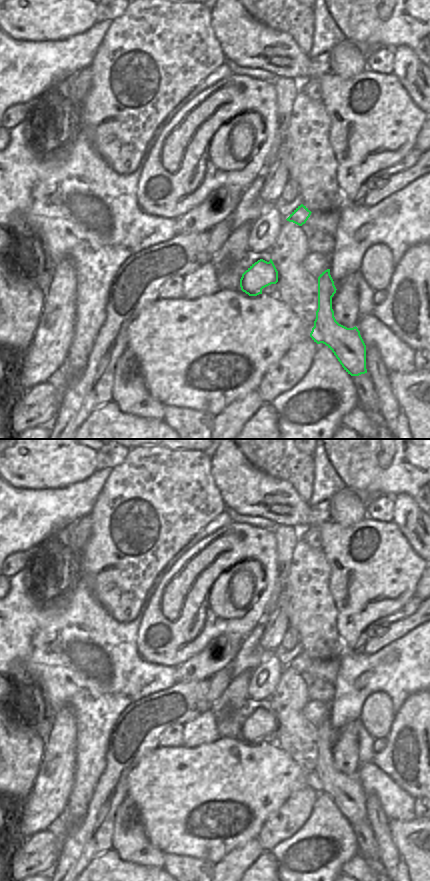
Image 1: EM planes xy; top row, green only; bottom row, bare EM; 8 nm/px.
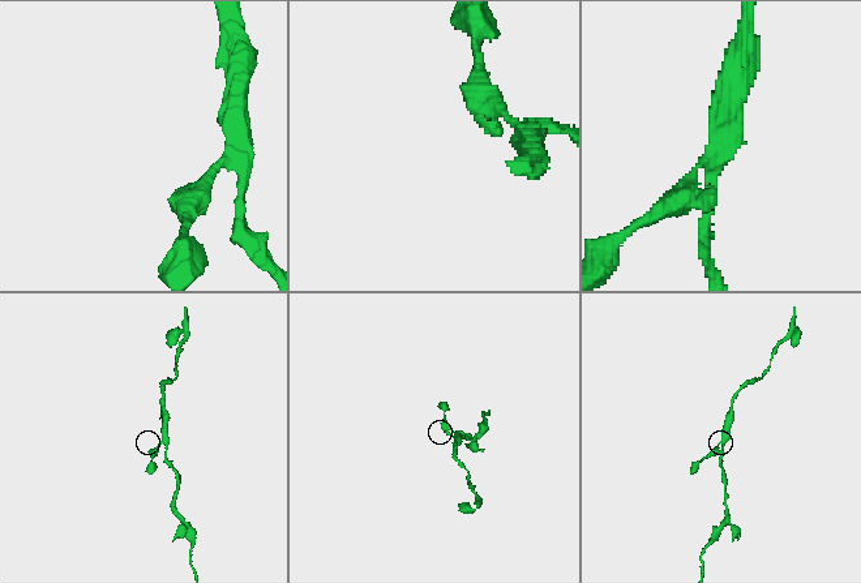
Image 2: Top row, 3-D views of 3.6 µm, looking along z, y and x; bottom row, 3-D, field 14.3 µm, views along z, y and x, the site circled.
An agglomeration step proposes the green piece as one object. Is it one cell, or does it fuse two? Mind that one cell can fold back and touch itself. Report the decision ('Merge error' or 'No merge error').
No merge error

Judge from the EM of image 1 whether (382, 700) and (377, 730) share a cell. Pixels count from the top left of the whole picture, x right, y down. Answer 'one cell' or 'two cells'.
one cell

